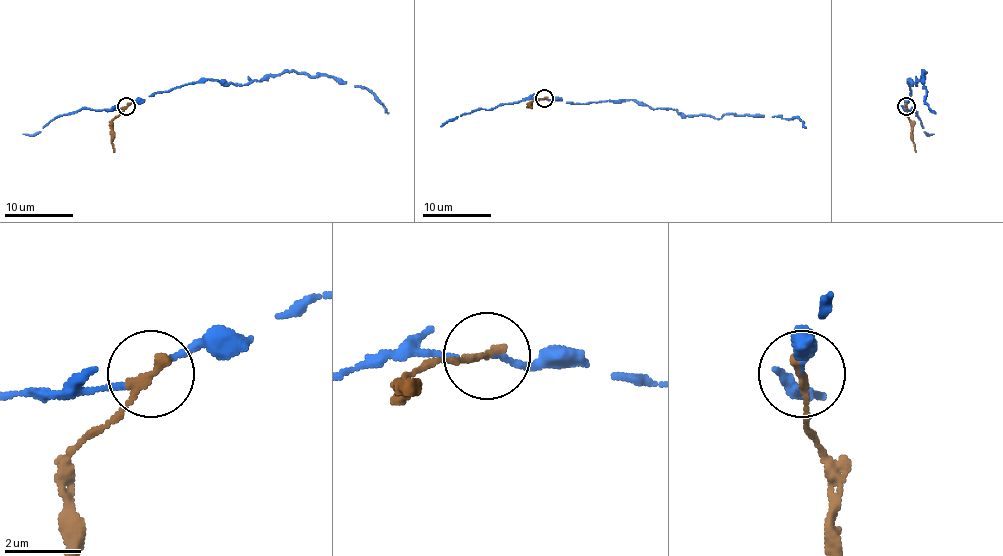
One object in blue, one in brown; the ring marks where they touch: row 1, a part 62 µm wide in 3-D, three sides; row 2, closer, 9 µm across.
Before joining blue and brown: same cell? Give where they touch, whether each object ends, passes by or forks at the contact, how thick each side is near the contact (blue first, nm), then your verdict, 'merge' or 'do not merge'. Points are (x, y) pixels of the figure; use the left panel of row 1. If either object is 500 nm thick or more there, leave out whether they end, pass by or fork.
place (126, 106); blue passes by; brown ends; calibres 100 and 280 nm; do not merge

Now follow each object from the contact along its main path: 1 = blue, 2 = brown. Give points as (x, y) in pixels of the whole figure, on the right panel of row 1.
1: (906, 106), (912, 92), (906, 80), (915, 85), (924, 71), (925, 102), (936, 113)
2: (906, 106), (915, 152)

